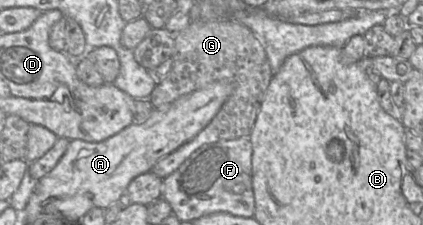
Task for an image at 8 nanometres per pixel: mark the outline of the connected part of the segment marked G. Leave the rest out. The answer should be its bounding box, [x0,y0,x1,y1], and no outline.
[149,18,272,179]

